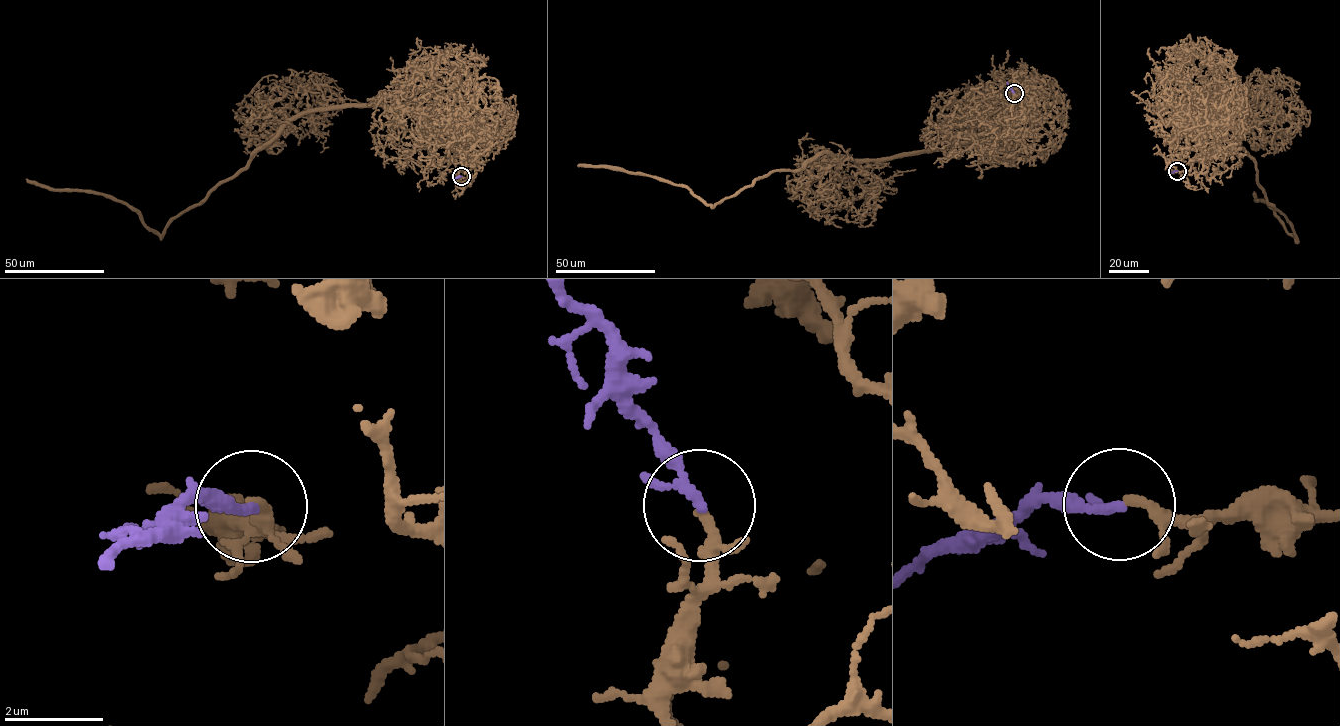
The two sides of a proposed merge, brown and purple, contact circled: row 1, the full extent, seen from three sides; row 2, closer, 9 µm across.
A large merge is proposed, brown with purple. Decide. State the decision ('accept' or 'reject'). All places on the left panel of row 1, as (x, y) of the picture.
accept

